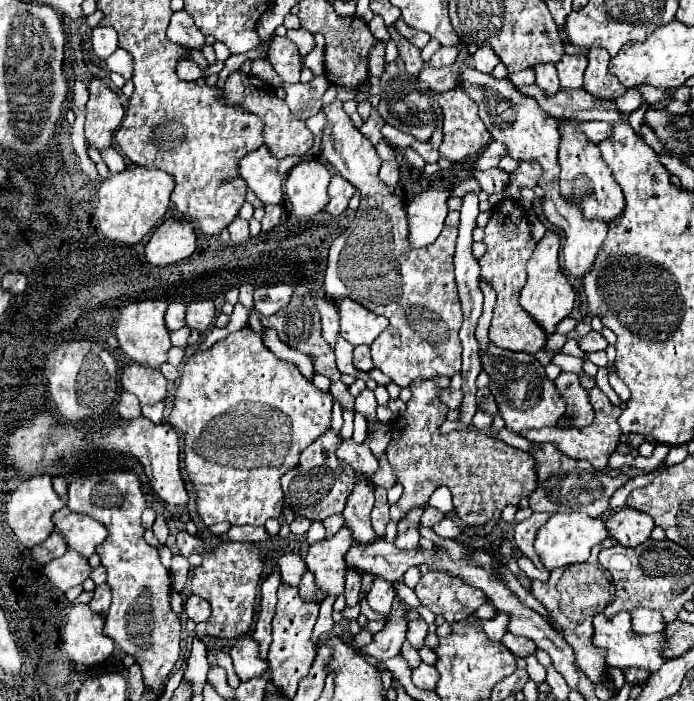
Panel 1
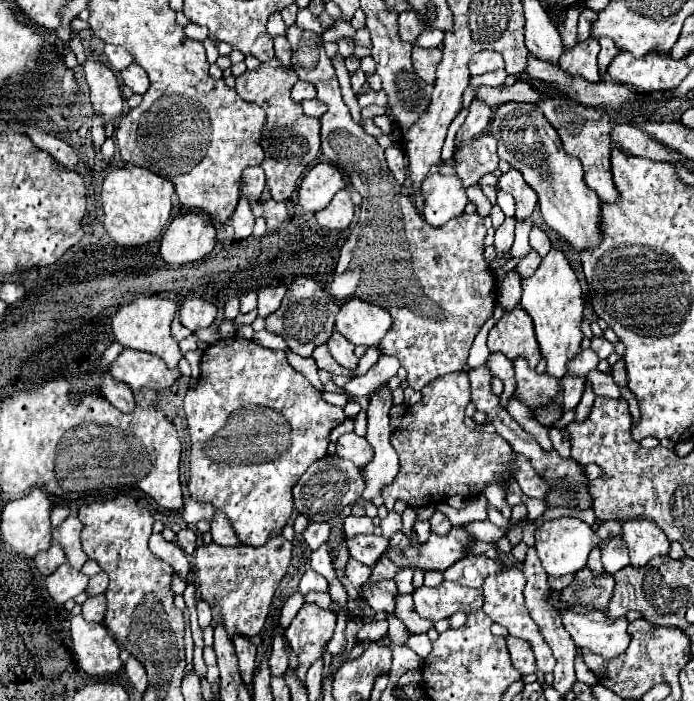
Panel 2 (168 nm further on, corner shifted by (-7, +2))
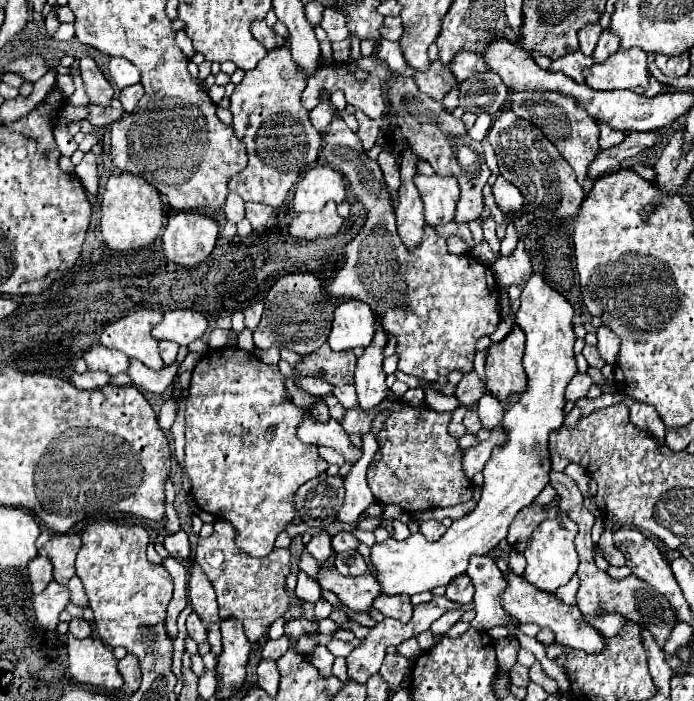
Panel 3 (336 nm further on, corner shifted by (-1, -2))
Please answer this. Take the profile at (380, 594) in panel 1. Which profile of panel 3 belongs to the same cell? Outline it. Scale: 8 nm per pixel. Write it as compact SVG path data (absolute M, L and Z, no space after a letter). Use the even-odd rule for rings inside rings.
M321 565L319 585L337 593L341 603L353 611L369 611L375 597L379 597L379 581L371 573L361 577L345 577L335 569L325 569Z

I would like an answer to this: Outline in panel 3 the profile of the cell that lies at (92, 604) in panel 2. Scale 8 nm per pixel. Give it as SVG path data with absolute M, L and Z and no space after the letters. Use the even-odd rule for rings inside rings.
M71 619L71 623L69 623L69 631L75 635L75 637L79 637L79 639L83 639L83 637L87 637L87 635L91 635L91 623L87 621L87 619Z

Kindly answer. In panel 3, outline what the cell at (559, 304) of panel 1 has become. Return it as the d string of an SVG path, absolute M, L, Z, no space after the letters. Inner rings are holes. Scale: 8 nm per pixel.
M533 273L521 293L515 323L527 337L523 367L529 385L521 401L505 411L503 427L509 431L509 439L503 447L493 449L493 455L483 469L485 483L481 499L471 513L453 521L439 541L431 543L421 533L413 533L405 541L389 537L371 547L371 561L377 569L383 593L387 595L431 591L437 585L447 585L455 575L465 573L469 559L473 555L487 555L495 549L499 541L507 537L507 529L517 511L531 505L549 483L549 433L563 425L565 387L577 373L573 357L573 307L543 279L541 273Z

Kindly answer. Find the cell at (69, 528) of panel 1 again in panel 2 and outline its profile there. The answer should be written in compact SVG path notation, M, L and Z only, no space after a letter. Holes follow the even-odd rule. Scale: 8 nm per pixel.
M67 517L57 529L53 529L53 543L61 545L65 555L67 555L67 563L73 569L81 569L85 559L85 553L81 549L81 521L77 517Z

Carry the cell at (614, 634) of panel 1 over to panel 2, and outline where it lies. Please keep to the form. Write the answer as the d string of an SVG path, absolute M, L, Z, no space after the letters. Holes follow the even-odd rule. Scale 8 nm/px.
M551 591L549 603L561 611L561 619L565 629L569 631L571 639L577 647L589 647L597 655L605 659L613 659L625 651L629 645L629 633L627 633L627 619L609 619L601 611L587 611L587 613L575 613L573 609L565 607L561 603L561 593Z

